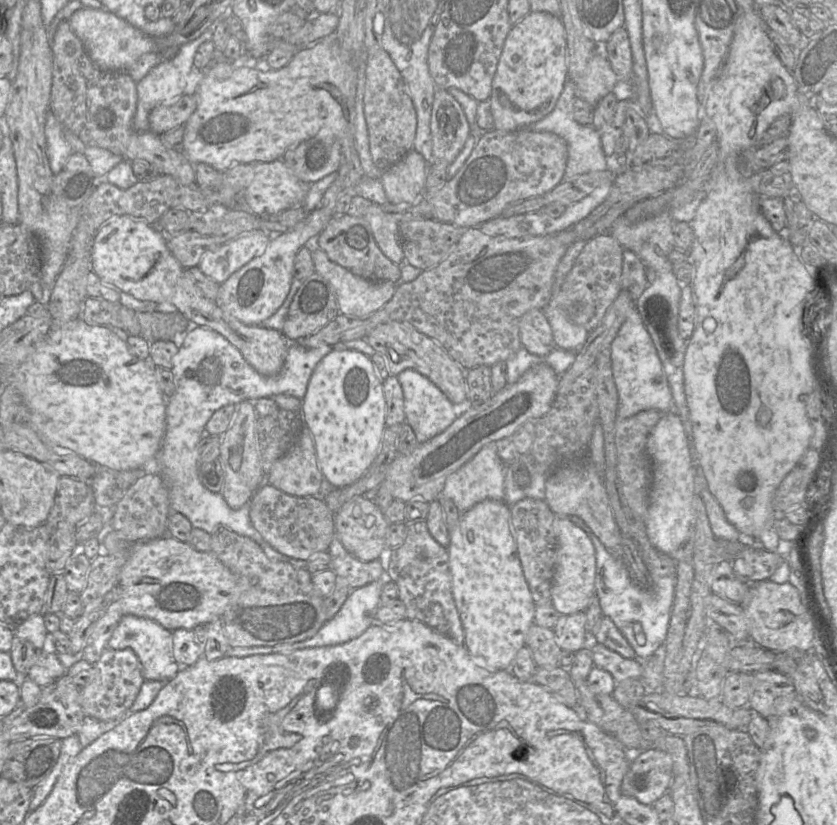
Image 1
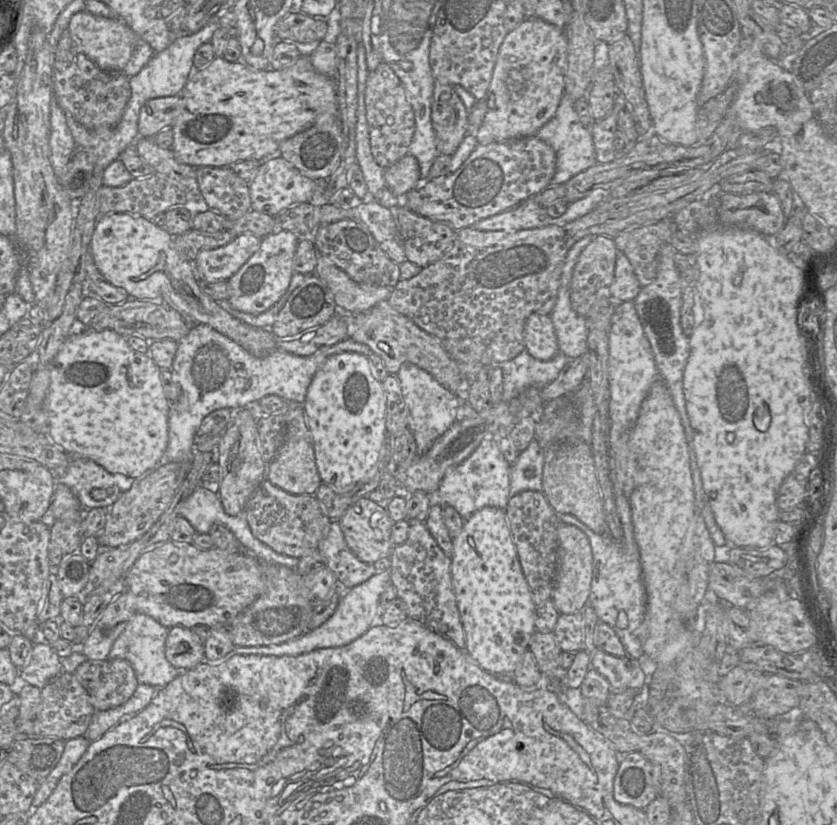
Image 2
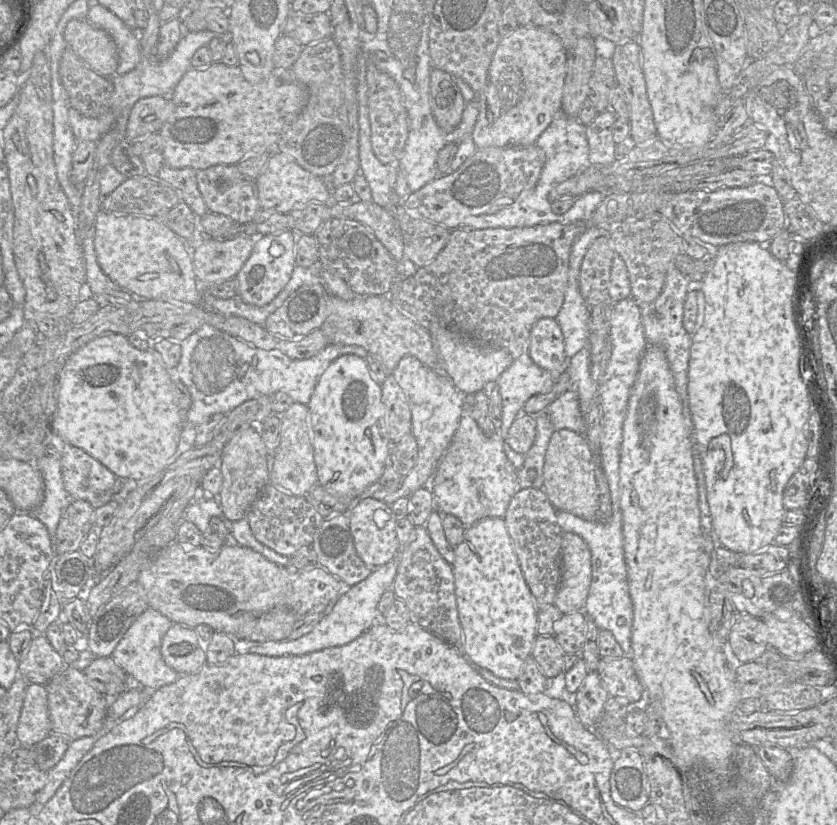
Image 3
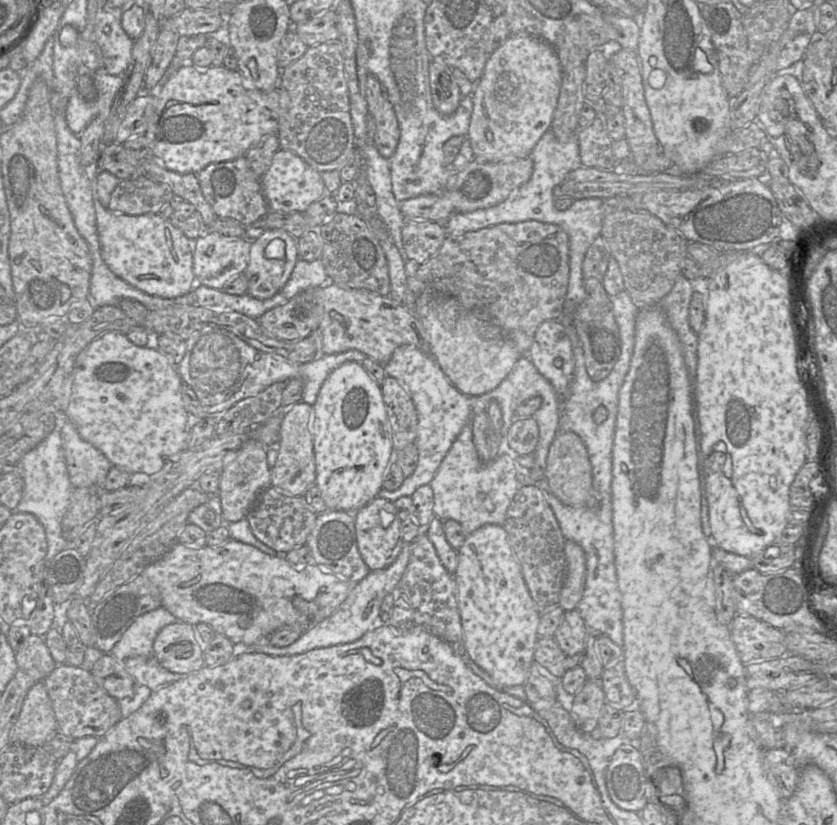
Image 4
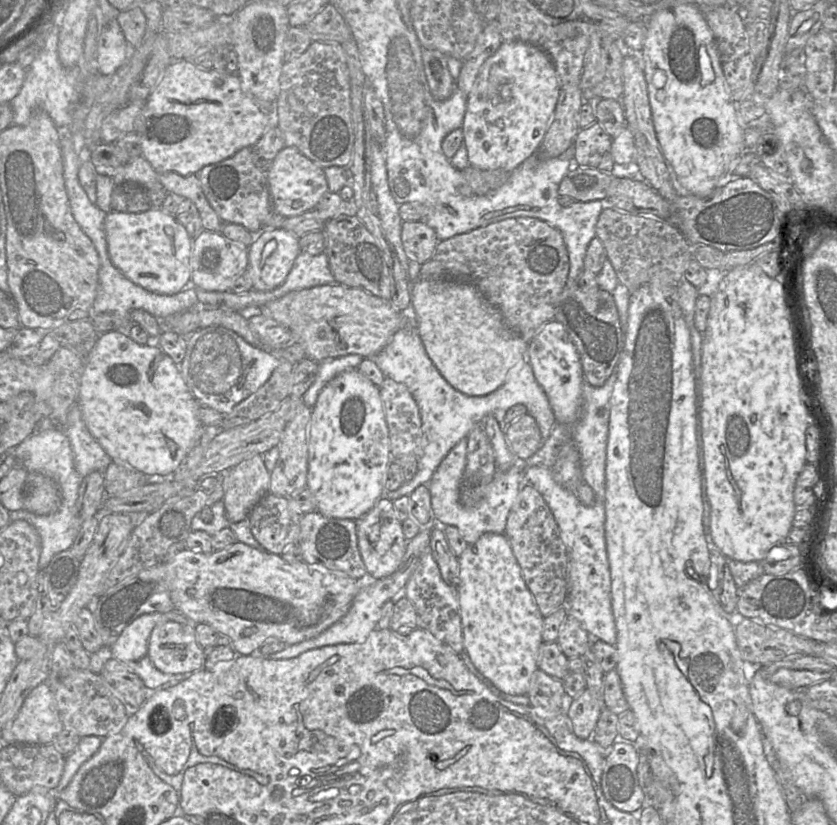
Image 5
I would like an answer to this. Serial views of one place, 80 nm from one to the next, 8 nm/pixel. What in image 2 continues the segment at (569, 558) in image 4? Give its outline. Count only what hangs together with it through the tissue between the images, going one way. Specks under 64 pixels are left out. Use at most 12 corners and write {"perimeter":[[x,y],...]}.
{"perimeter":[[559,521],[551,599],[560,614],[589,601],[593,556],[587,535]]}

